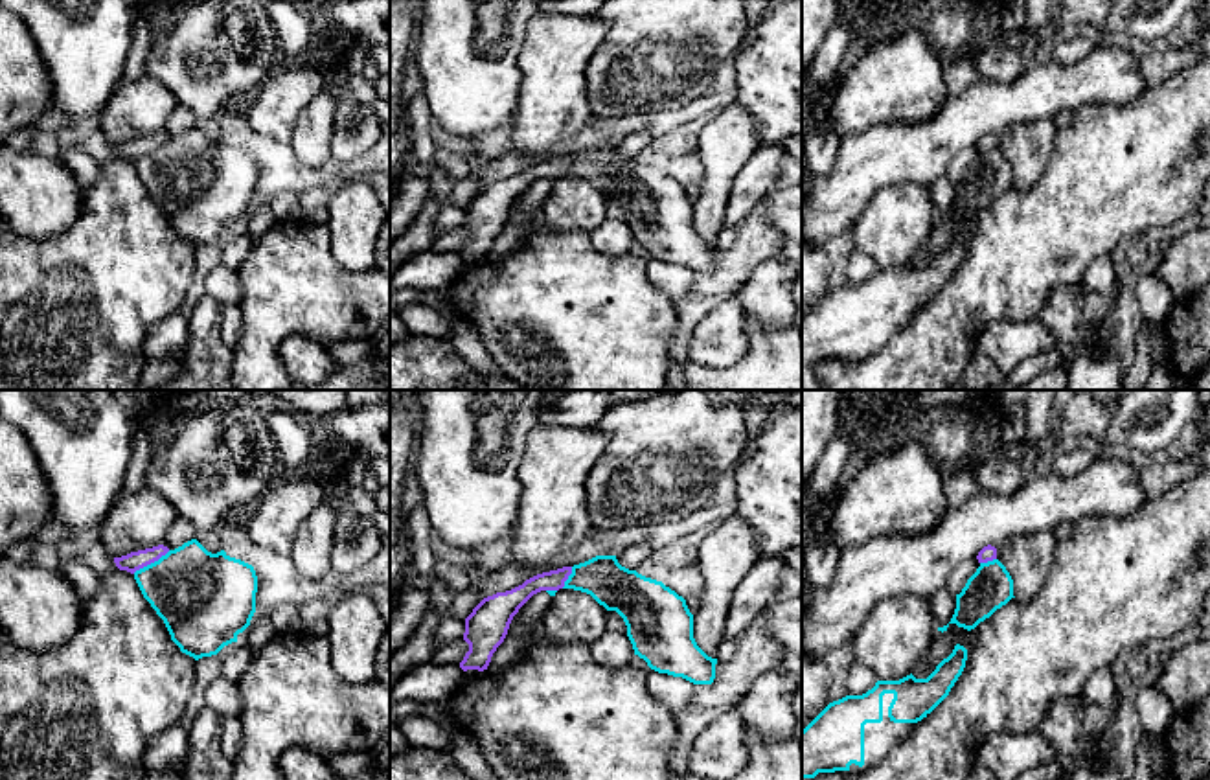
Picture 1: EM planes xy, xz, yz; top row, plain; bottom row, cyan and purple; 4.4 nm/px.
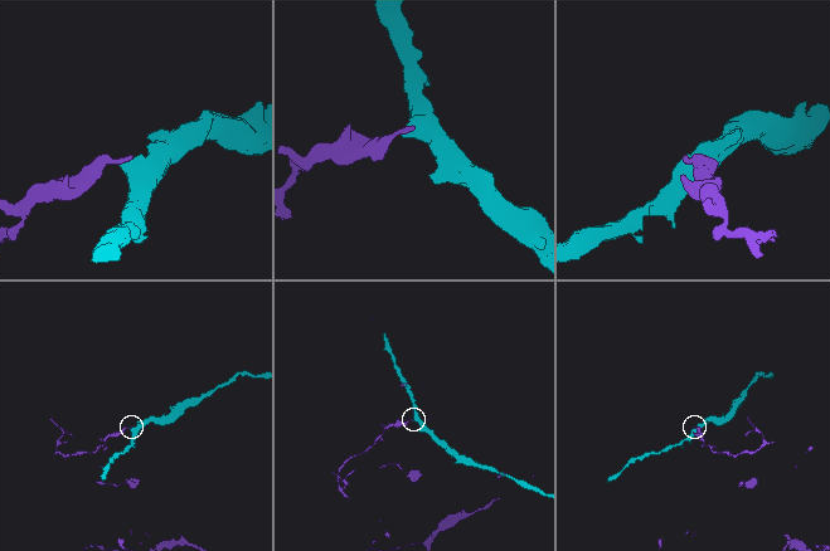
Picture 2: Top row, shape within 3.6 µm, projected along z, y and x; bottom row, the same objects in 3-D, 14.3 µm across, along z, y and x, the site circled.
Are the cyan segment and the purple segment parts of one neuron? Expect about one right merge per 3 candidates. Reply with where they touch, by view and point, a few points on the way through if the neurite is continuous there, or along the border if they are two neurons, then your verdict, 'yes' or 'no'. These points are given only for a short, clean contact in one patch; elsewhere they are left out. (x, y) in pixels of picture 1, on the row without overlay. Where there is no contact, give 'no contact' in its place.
contact xy (151, 151); border xy (170, 138), (133, 160); no

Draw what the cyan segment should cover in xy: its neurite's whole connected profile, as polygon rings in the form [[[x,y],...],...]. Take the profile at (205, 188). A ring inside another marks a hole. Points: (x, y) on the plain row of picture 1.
[[[197,127],[169,138],[158,149],[134,160],[134,167],[171,228],[195,248],[217,243],[237,230],[256,201],[257,164],[252,153],[230,145],[224,138],[211,142]]]

